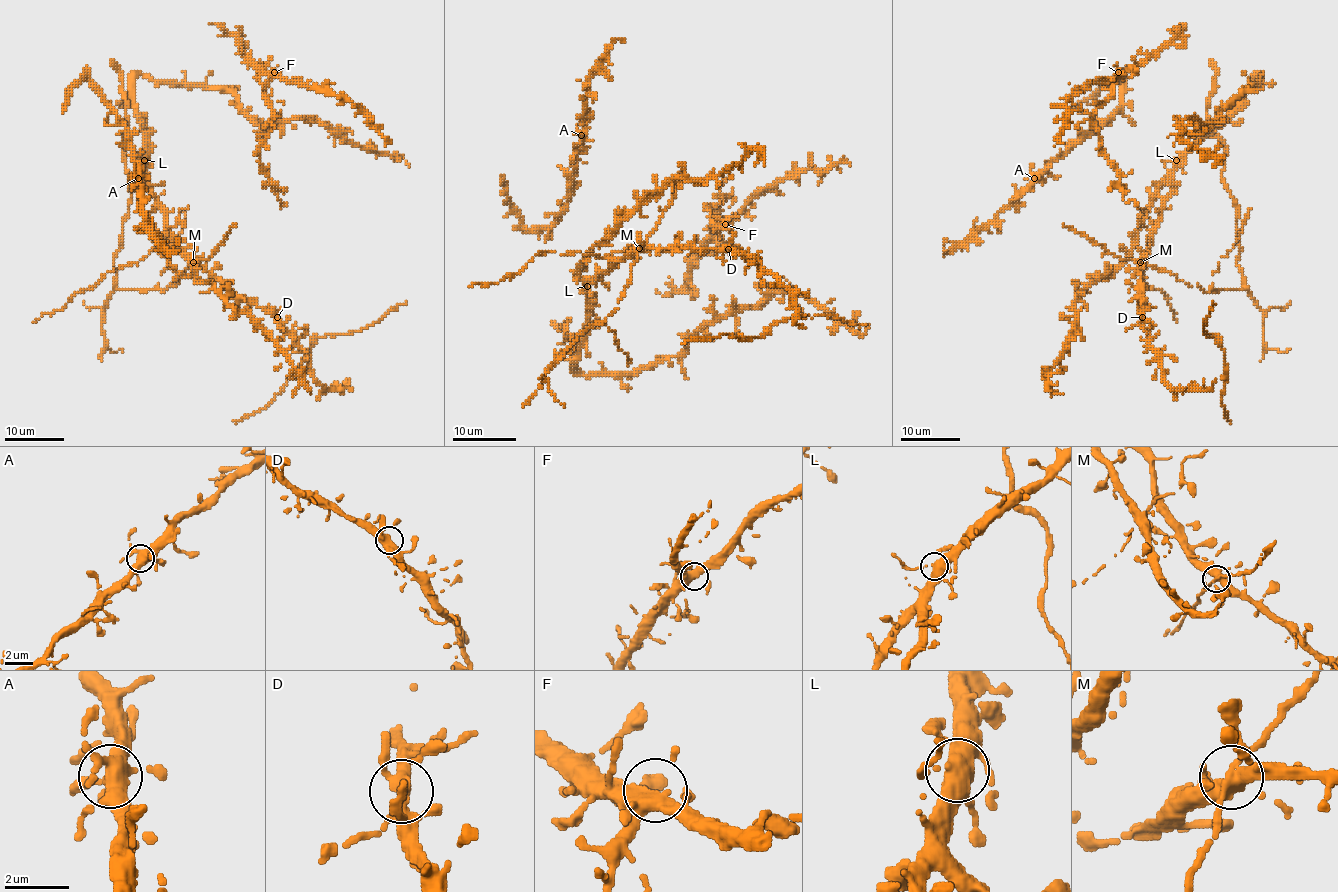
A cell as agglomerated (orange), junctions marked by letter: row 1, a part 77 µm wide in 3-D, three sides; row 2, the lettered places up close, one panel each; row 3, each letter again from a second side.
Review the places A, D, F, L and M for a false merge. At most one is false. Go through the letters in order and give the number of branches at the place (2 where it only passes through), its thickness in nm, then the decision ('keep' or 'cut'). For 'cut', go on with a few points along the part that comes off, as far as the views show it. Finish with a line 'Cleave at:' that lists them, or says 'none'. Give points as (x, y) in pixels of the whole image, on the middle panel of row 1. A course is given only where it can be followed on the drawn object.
A: 8 branches meet; 400 nm thick; keep
D: 6 branches meet; 400 nm thick; keep
F: 5 branches meet; 360 nm thick; keep
L: 5 branches meet; 400 nm thick; keep
M: 7 branches meet; 400 nm thick; keep
Cleave at: none

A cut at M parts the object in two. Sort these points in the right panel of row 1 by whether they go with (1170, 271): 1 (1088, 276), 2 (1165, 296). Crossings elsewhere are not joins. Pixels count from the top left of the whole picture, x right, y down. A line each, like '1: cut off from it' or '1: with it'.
1: cut off from it
2: cut off from it

